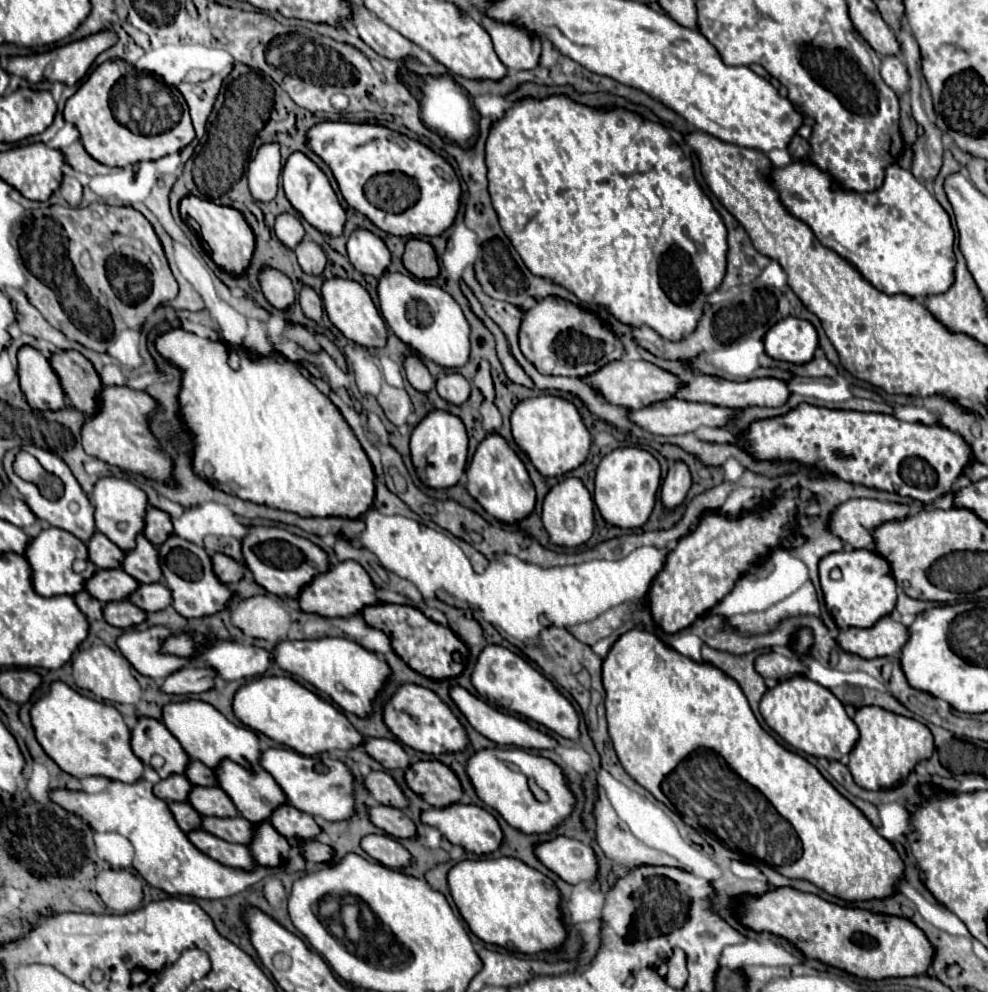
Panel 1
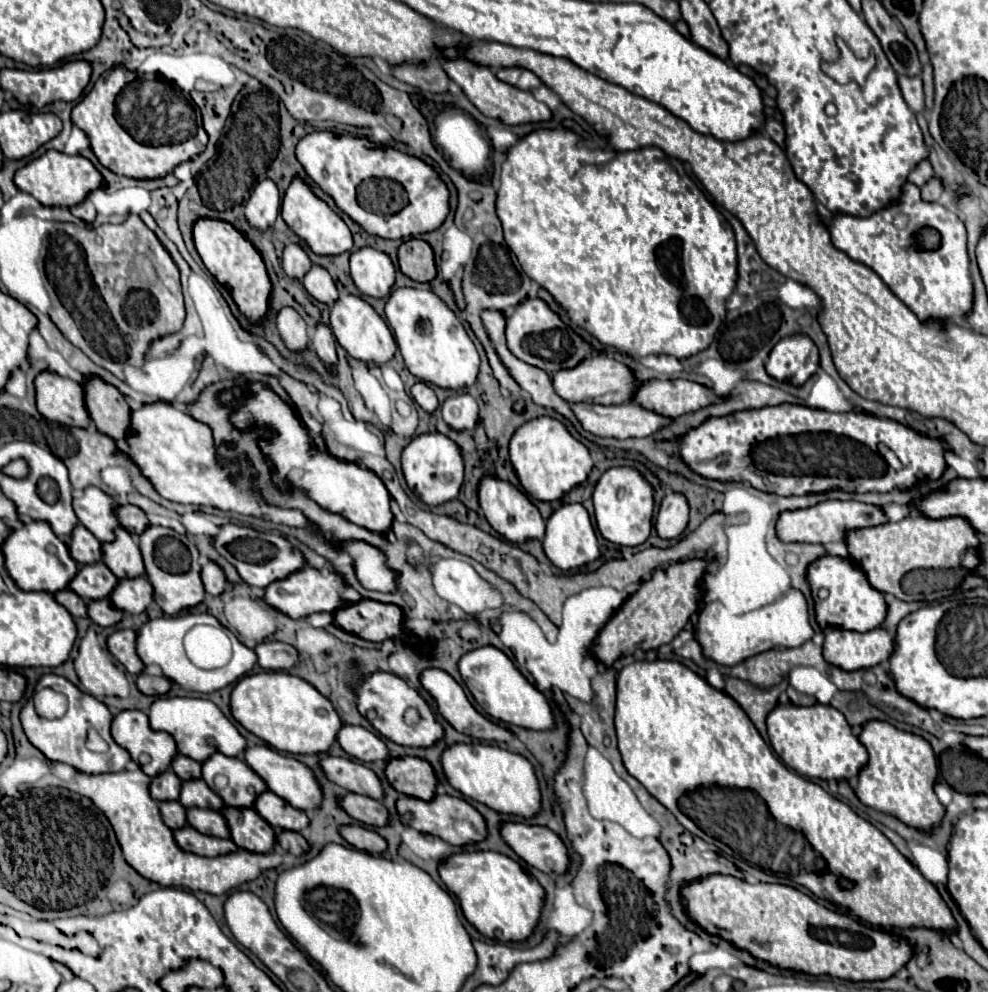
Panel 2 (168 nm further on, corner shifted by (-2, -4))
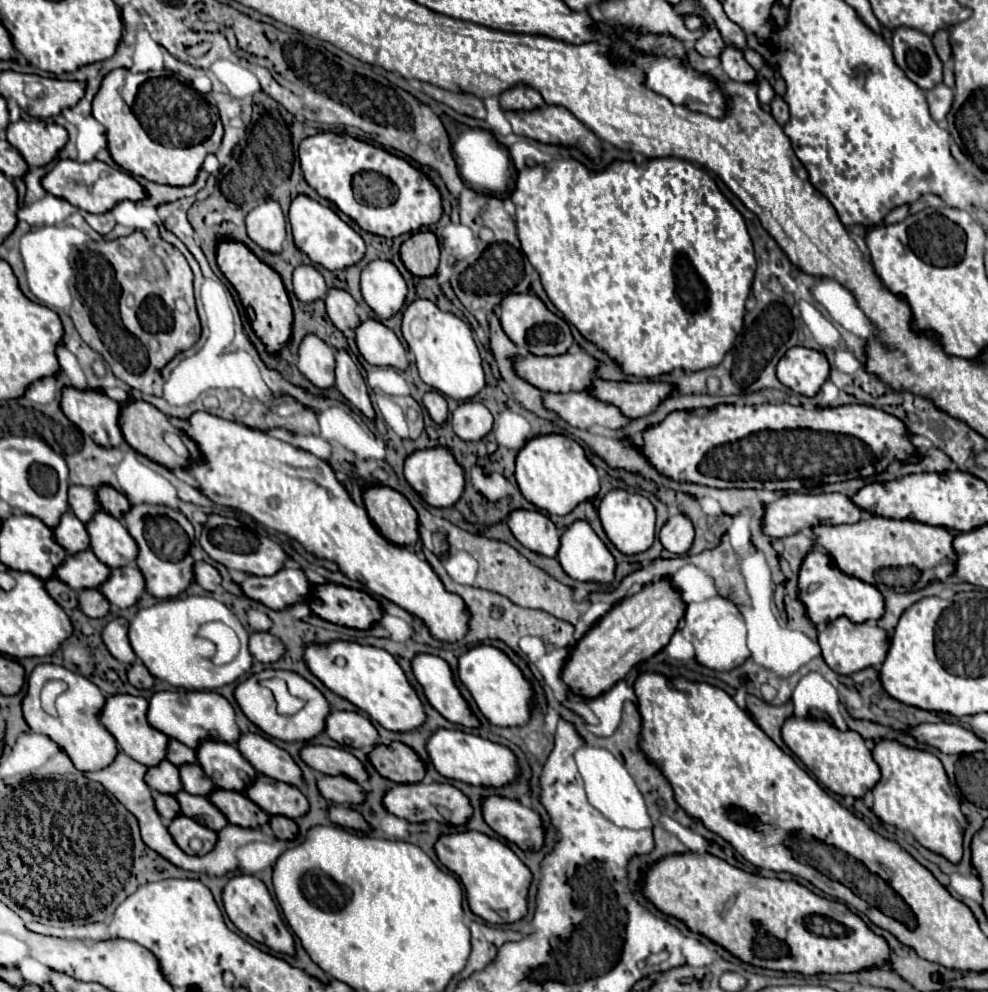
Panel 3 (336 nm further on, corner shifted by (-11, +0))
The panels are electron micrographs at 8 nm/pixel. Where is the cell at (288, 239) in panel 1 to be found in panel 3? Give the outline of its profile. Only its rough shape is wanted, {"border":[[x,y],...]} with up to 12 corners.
{"border":[[314,266],[294,270],[294,294],[314,302],[328,292]]}

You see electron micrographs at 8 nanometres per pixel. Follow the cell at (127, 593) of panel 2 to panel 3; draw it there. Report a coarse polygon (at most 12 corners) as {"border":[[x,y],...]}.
{"border":[[134,562],[112,568],[100,592],[118,608],[130,608],[144,592]]}

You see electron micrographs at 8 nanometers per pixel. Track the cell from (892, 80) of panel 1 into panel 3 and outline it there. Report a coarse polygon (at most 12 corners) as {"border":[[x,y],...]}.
{"border":[[946,84],[926,92],[930,114],[936,122],[946,120],[954,92]]}

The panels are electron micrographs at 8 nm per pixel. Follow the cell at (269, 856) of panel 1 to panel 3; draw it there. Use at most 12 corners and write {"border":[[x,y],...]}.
{"border":[[214,788],[206,798],[230,824],[258,828],[268,814],[242,792]]}

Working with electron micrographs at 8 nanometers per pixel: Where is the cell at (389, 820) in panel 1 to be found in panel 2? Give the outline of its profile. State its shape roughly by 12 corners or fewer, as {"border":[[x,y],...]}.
{"border":[[349,792],[345,812],[367,826],[387,826],[389,812],[379,800]]}

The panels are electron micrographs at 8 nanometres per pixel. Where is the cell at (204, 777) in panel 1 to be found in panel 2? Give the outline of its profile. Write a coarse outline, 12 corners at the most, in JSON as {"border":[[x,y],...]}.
{"border":[[177,754],[171,768],[181,780],[201,778],[201,764]]}

